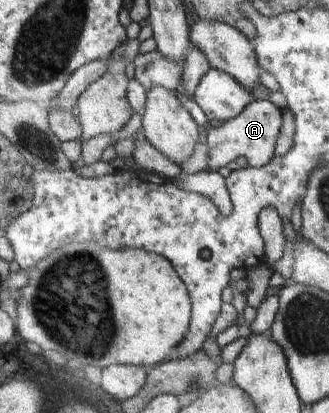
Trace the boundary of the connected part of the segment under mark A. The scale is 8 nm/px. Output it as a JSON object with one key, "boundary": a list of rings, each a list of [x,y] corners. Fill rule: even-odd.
{"boundary":[[[253,100],[243,111],[222,126],[207,127],[207,145],[209,147],[209,170],[217,172],[220,167],[235,162],[237,157],[245,157],[248,165],[263,167],[274,157],[275,143],[281,133],[283,111],[269,100]]]}

